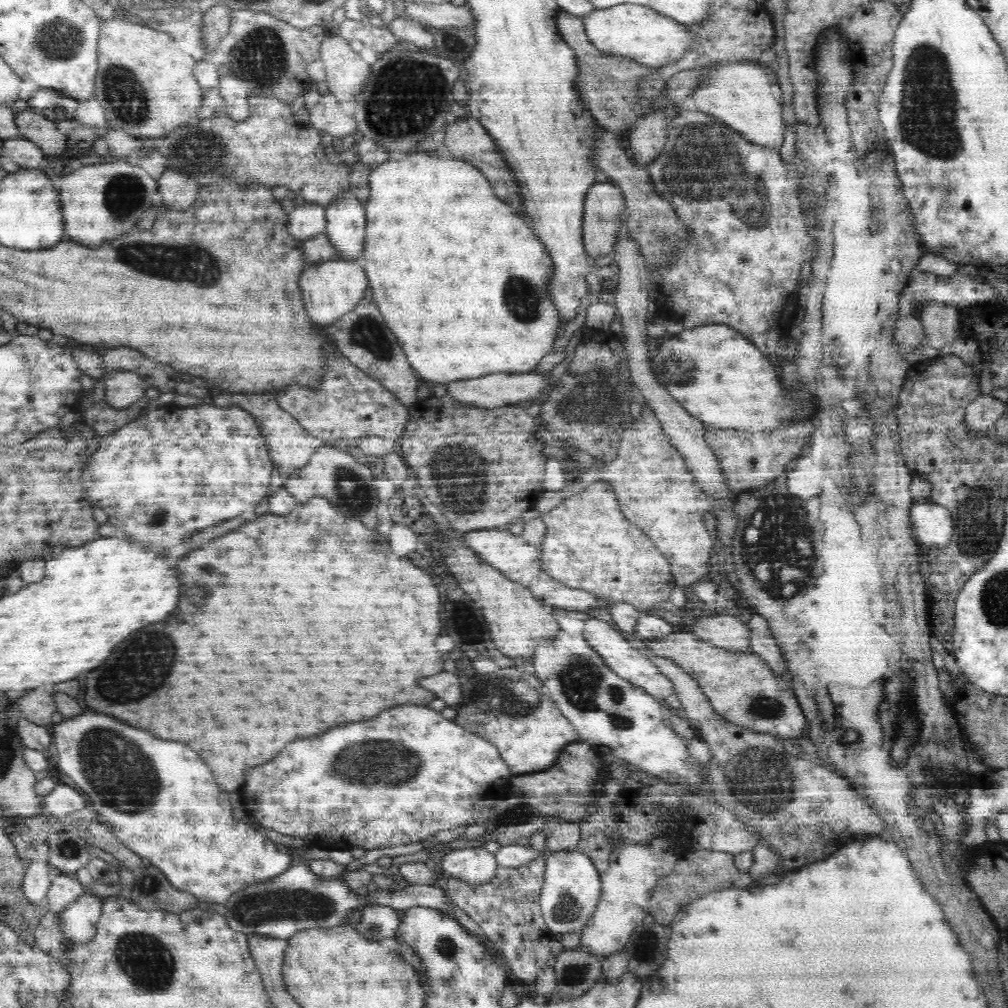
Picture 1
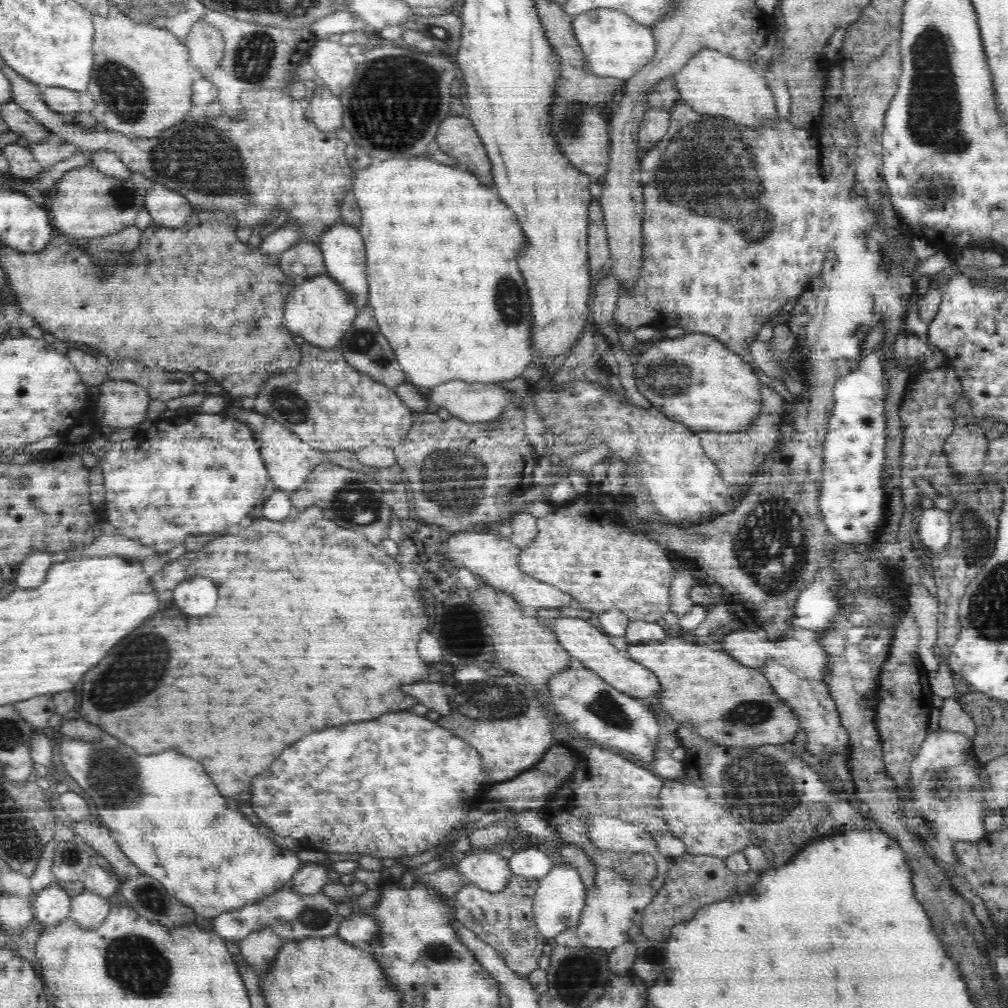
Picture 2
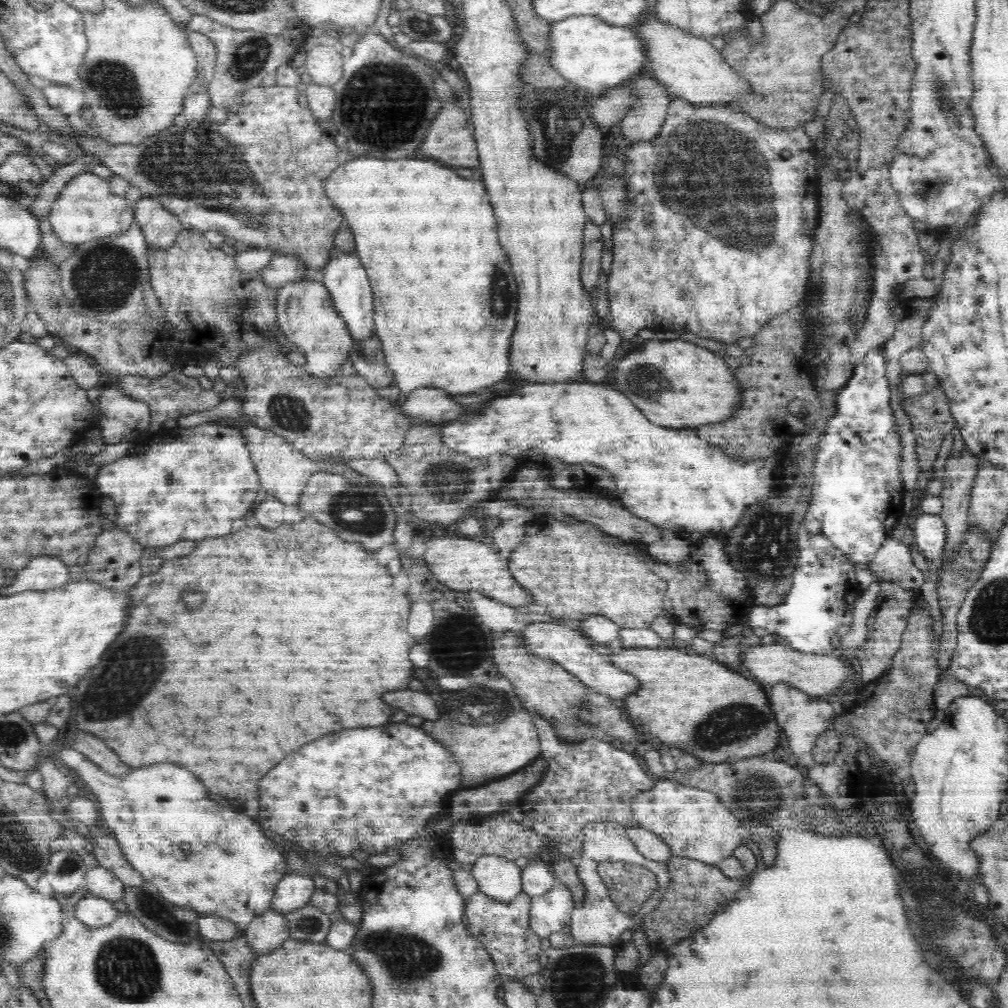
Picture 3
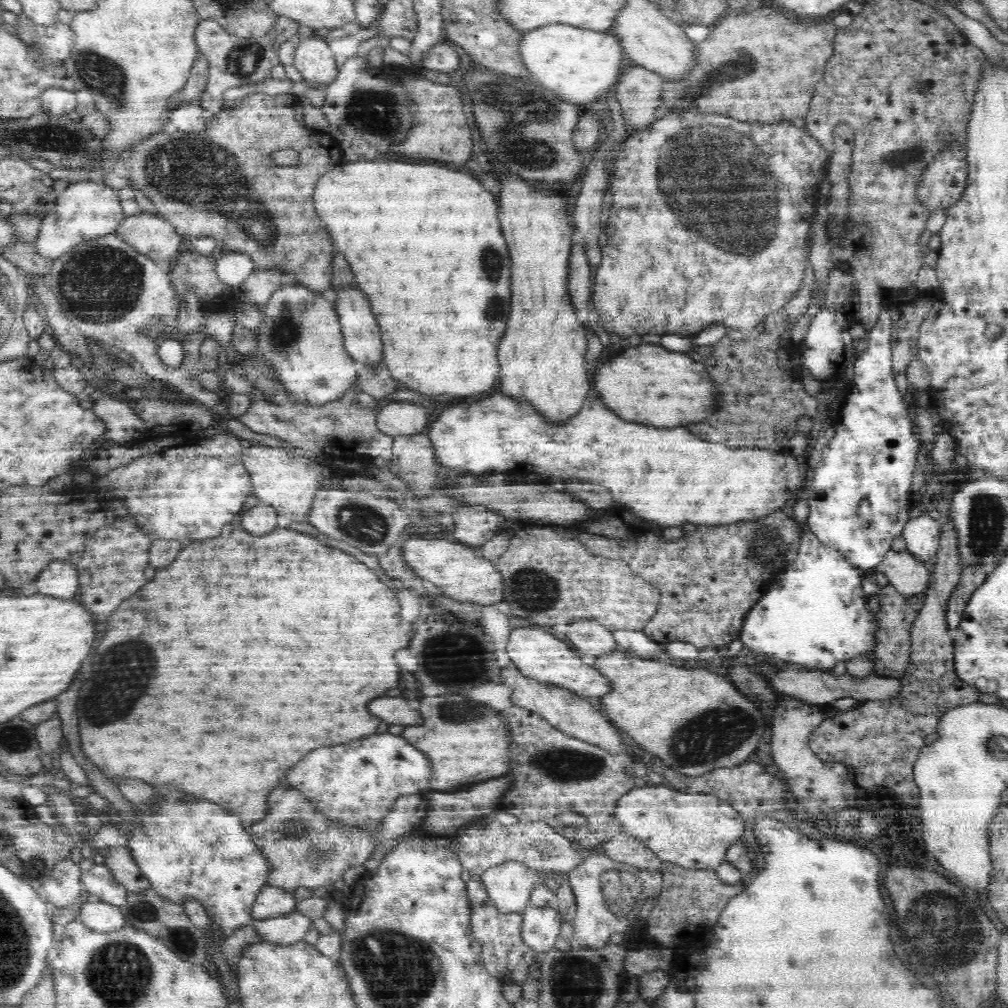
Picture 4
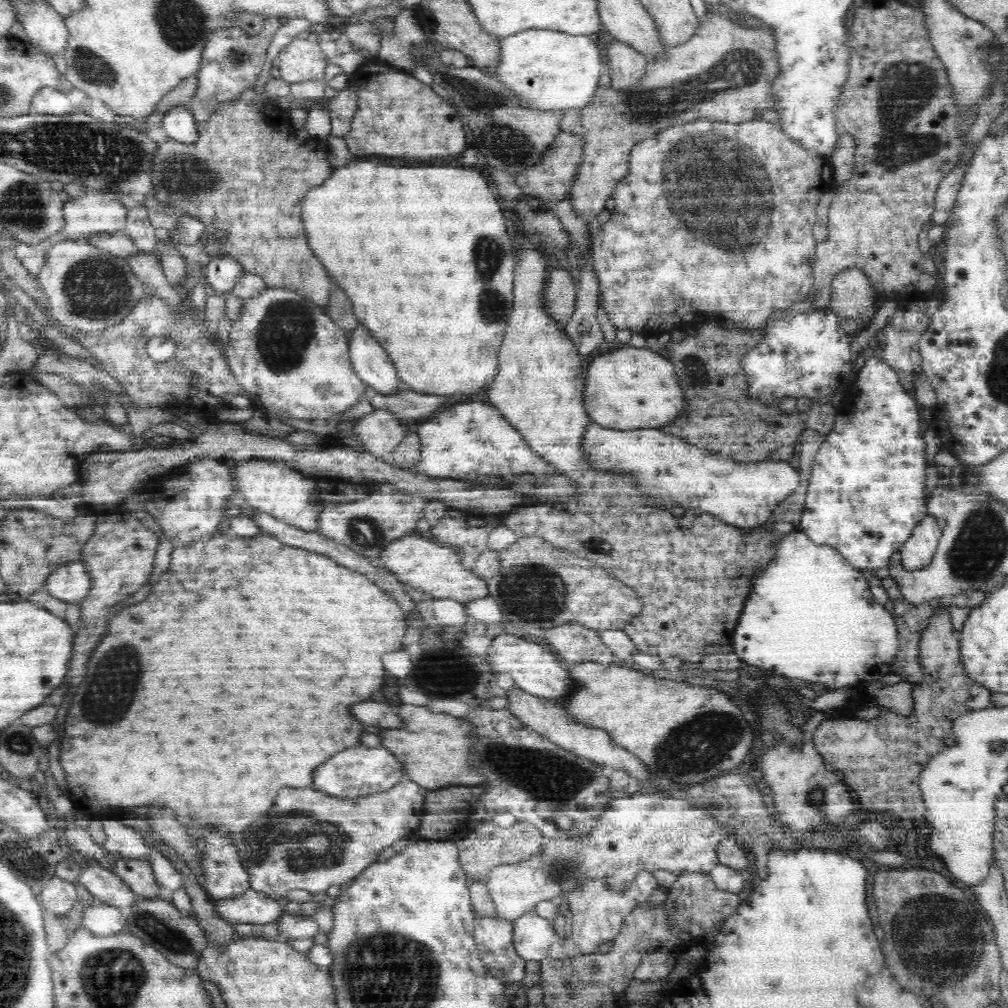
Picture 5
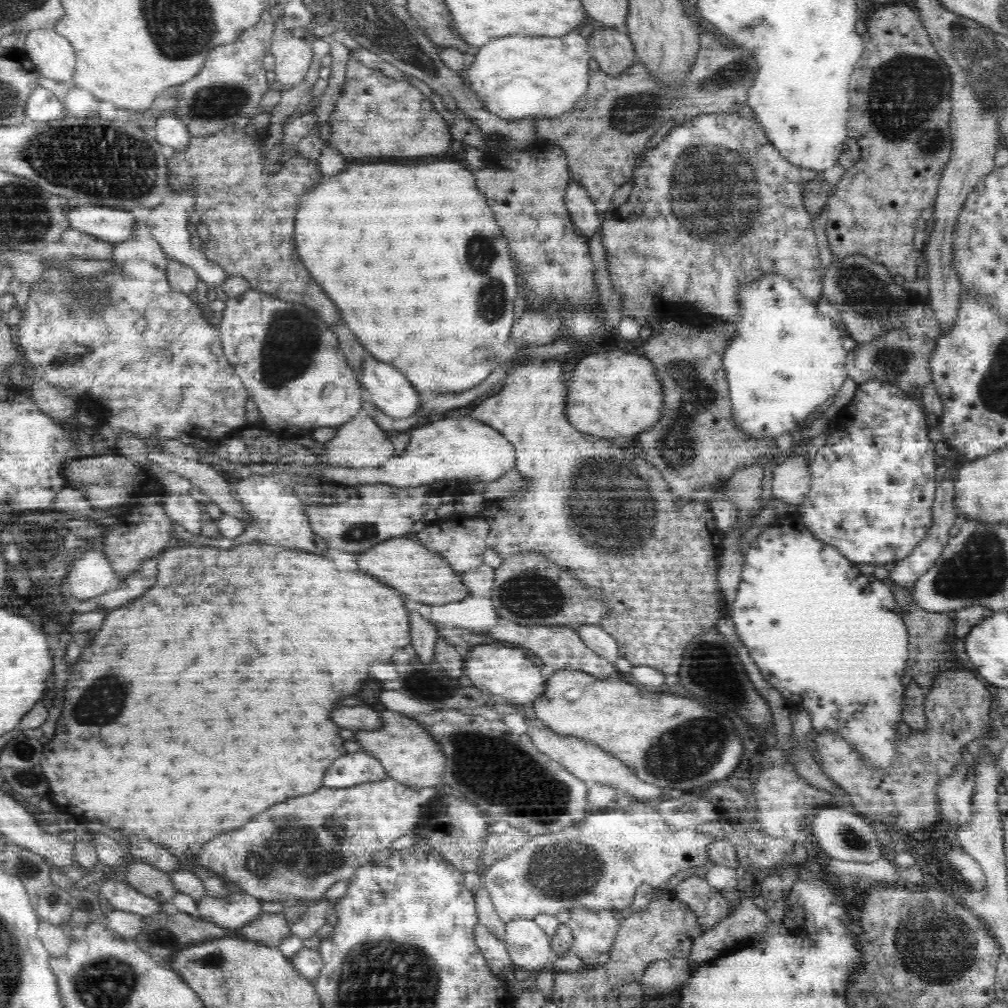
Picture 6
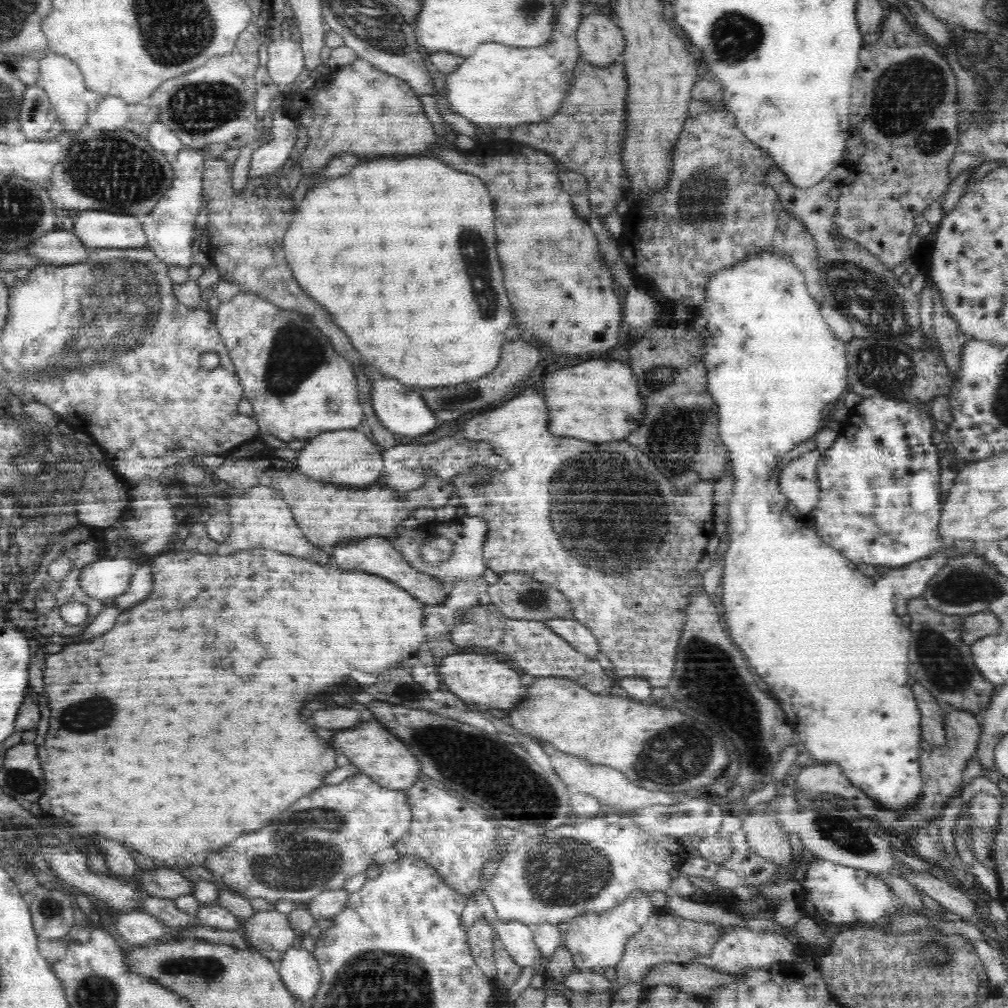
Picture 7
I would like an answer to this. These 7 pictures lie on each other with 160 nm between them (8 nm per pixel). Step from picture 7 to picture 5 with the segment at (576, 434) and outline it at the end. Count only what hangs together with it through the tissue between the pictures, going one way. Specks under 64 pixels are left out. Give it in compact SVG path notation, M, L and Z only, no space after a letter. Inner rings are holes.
M628 347L594 354L585 372L586 414L600 426L614 430L657 428L688 412L688 398L681 390L673 363L648 347Z

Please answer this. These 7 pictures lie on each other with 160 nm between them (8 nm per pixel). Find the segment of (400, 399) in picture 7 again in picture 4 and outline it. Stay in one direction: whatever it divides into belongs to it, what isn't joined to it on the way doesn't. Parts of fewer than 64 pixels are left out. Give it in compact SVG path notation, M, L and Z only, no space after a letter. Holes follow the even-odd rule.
M346 286L338 287L338 316L346 352L359 366L383 362L382 340L366 296Z

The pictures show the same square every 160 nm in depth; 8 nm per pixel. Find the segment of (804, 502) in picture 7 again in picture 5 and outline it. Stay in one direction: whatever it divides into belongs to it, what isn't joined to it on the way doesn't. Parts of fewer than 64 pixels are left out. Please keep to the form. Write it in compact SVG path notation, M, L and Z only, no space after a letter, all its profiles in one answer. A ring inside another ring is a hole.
M589 420L586 430L582 434L582 449L593 466L615 472L615 474L630 474L639 484L639 488L654 498L653 504L658 509L670 508L680 504L684 508L692 508L696 516L710 513L719 522L729 526L754 527L764 525L770 520L772 511L789 495L792 495L800 486L799 470L792 468L789 462L760 462L738 463L730 459L729 455L717 454L717 451L705 450L705 447L694 446L685 438L678 438L674 434L666 434L657 428L642 428L636 430L614 430L600 426L597 422Z

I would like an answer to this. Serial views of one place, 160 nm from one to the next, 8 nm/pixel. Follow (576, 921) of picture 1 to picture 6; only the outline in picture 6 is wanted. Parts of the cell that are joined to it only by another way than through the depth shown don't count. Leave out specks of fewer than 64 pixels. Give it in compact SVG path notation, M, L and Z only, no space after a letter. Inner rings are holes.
M518 917L505 923L505 944L515 967L541 971L550 966L551 939L534 919Z

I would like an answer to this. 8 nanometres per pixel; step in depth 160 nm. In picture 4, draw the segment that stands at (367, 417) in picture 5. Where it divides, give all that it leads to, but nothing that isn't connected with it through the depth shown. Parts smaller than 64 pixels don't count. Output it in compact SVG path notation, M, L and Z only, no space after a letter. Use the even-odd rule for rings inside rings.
M392 401L378 411L377 427L392 437L425 432L437 412L414 403Z

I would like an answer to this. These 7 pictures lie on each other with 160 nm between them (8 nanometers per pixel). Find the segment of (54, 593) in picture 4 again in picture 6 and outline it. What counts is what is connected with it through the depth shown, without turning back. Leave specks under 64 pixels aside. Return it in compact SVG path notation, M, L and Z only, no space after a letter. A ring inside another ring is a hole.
M99 548L86 551L79 561L73 562L72 570L62 581L61 590L65 598L82 600L106 594L118 585L116 571Z

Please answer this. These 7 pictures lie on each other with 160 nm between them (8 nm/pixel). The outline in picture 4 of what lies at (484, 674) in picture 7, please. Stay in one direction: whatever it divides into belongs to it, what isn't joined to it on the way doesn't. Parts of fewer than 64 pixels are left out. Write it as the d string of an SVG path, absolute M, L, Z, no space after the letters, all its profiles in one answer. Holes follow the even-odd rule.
M530 625L530 628L515 628L510 631L505 651L514 666L517 666L526 678L533 678L536 682L550 682L554 686L565 687L566 690L573 691L574 694L581 695L584 698L593 700L604 697L605 694L613 691L613 683L605 677L596 667L580 662L580 656L576 656L576 652L570 648L570 642L562 642L556 640L554 636L546 634L540 625Z

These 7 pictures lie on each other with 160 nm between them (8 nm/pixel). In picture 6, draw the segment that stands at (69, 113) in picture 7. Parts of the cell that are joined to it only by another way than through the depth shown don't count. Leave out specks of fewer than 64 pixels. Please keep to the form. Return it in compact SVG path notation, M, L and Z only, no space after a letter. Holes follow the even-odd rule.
M55 30L28 32L23 53L29 66L37 69L44 78L74 86L74 50Z

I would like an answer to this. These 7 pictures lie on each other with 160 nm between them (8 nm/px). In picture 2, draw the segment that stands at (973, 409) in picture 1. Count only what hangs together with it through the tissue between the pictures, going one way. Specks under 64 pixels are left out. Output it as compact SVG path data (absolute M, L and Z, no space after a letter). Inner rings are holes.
M977 423L970 424L970 428L954 429L945 442L950 467L964 479L979 478L982 474L989 445L984 432Z

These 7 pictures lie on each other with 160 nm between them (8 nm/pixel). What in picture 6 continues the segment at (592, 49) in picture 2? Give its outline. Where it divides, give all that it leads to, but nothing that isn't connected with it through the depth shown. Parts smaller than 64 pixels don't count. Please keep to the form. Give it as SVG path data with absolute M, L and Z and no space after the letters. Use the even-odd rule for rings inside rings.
M573 30L564 36L550 38L545 35L514 34L494 38L480 47L474 60L464 69L466 82L472 86L477 98L484 99L485 109L498 117L516 121L526 118L555 118L569 112L589 85L591 55L587 39Z

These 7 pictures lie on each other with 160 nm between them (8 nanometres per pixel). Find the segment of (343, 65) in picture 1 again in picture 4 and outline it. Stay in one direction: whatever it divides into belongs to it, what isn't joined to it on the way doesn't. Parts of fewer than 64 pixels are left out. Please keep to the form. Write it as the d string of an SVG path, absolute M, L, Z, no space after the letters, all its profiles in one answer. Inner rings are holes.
M318 36L305 38L294 50L294 68L310 83L329 85L338 76L334 54Z

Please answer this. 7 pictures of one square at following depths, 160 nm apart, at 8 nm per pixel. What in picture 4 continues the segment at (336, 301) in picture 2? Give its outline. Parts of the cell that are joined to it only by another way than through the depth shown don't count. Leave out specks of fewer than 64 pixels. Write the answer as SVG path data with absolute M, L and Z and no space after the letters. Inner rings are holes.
M286 282L260 309L264 319L253 330L257 349L265 354L266 362L272 363L273 374L297 402L324 406L350 390L350 382L356 382L359 365L346 352L338 313L320 292Z

